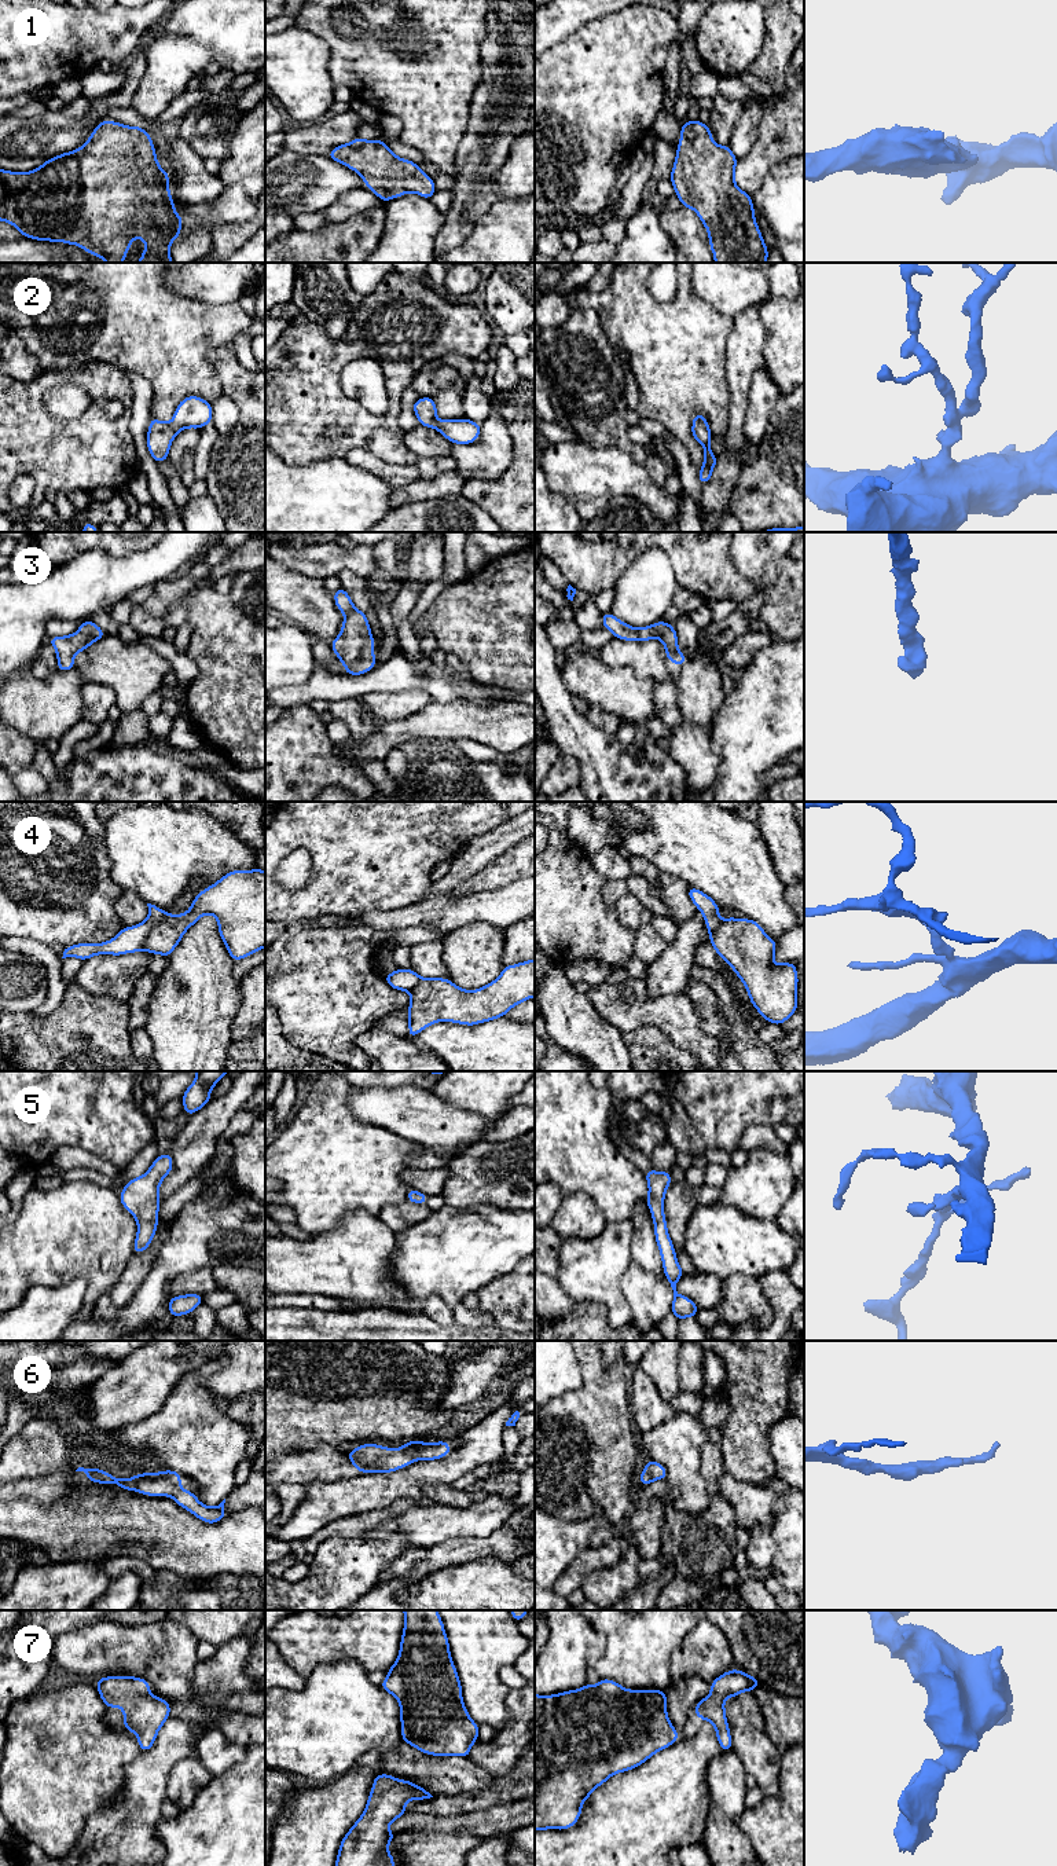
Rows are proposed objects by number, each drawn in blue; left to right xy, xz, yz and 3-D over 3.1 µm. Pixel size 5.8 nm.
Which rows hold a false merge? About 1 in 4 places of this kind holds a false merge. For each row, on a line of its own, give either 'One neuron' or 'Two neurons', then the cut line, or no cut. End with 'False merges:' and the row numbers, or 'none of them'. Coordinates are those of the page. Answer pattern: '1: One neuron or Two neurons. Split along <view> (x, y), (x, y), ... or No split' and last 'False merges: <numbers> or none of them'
1: One neuron. No split
2: One neuron. No split
3: One neuron. No split
4: Two neurons. Split along xy (165, 912), (151, 927), (143, 948)
5: One neuron. No split
6: One neuron. No split
7: One neuron. No split
False merges: 4

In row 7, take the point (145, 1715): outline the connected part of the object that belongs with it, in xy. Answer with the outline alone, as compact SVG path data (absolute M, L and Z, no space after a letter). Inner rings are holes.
M106 1676L95 1682L106 1708L120 1706L124 1726L137 1737L142 1752L153 1748L162 1724L169 1719L170 1704L150 1693L150 1683L135 1676Z

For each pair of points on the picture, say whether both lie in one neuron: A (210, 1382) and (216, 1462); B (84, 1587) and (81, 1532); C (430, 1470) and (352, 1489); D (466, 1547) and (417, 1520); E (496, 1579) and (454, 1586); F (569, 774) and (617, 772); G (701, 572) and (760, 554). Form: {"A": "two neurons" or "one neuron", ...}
{"A": "two neurons", "B": "two neurons", "C": "one neuron", "D": "two neurons", "E": "one neuron", "F": "two neurons", "G": "two neurons"}

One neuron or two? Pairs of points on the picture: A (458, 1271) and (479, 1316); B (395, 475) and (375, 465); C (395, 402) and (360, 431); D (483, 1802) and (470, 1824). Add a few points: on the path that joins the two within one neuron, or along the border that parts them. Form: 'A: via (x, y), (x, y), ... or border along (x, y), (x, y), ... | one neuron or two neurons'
A: border along (461, 1302), (452, 1309) | two neurons
B: via (391, 473), (380, 469) | one neuron
C: via (392, 413), (375, 431), (371, 431) | one neuron
D: border along (507, 1802), (477, 1811), (446, 1817) | two neurons

